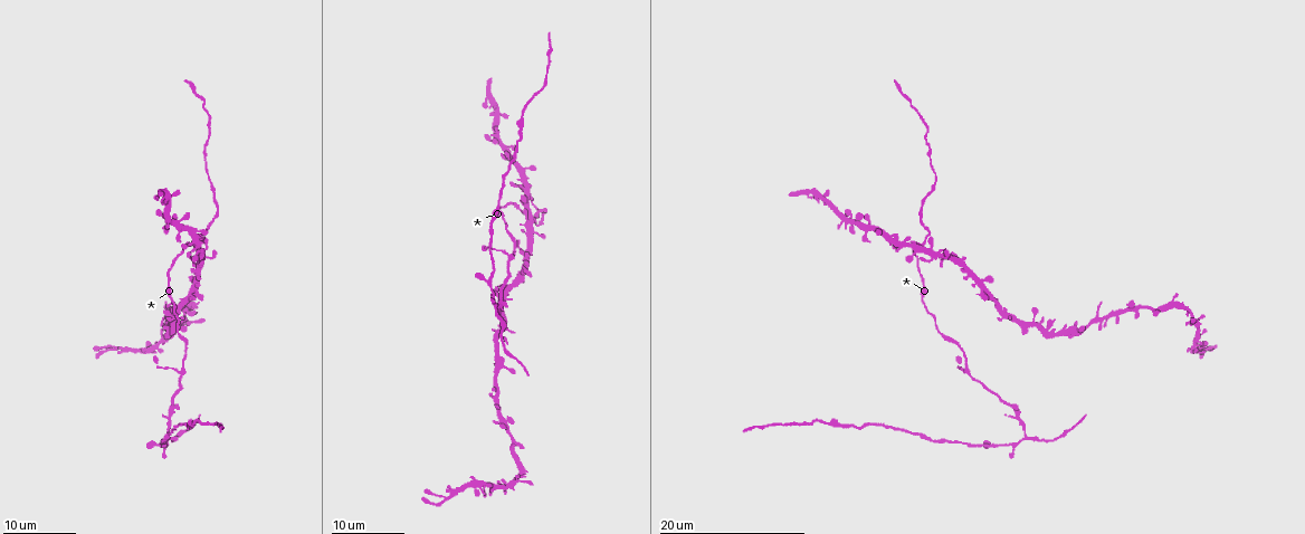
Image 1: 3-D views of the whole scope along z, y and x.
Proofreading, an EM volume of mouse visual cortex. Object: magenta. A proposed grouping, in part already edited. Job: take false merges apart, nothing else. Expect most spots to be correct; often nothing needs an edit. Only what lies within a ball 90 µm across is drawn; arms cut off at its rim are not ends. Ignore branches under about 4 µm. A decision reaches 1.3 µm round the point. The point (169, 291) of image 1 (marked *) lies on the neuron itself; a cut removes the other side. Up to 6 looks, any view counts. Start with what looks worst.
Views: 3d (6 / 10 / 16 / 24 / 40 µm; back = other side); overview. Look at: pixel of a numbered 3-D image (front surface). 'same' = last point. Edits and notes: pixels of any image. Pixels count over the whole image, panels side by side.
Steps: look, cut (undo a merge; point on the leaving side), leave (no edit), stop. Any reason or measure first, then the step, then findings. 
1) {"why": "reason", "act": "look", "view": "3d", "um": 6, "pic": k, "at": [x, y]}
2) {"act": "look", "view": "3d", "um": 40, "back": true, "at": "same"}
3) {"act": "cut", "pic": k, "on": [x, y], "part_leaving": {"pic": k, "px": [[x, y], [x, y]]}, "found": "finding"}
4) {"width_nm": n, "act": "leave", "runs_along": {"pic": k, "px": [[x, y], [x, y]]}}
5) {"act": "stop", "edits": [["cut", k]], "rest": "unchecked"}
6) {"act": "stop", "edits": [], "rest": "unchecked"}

{"why": "three-way junction", "act": "look", "view": "3d", "um": 16, "pic": 1, "at": [497, 316]}

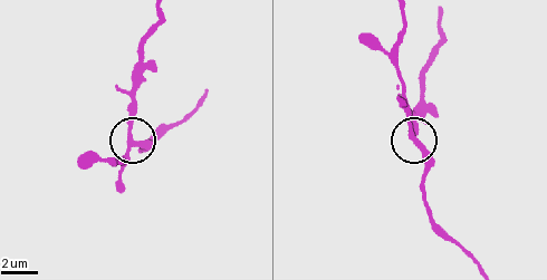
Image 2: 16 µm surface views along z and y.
{"act": "look", "view": "3d", "um": 10, "pic": 2, "at": [414, 135]}

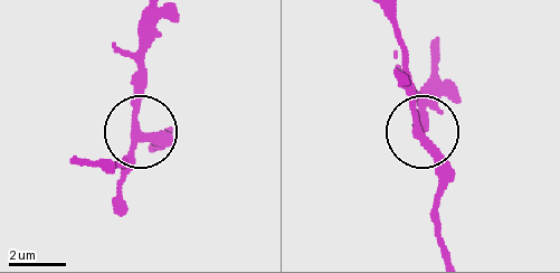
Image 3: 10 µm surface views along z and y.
{"arms": 3, "act": "leave", "runs_along": {"pic": 3, "px": [[437, 64], [415, 129], [437, 171], [437, 219]]}, "found": "continuous, no second neuron"}

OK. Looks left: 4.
{"act": "look", "view": "3d", "um": 24, "pic": 1, "at": [929, 249]}

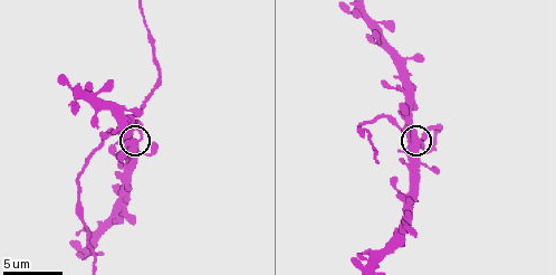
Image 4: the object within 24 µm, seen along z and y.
{"act": "look", "view": "3d", "um": 6, "pic": 4, "at": [138, 139]}

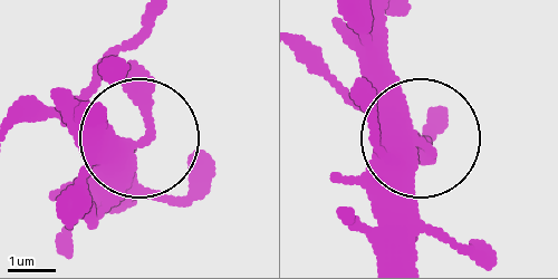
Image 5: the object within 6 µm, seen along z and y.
{"side_arm_um": 28, "act": "leave", "found": "all the same neuron"}

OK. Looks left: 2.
{"why": "arms part here", "act": "look", "view": "3d", "um": 16, "pic": 1, "at": [507, 255]}

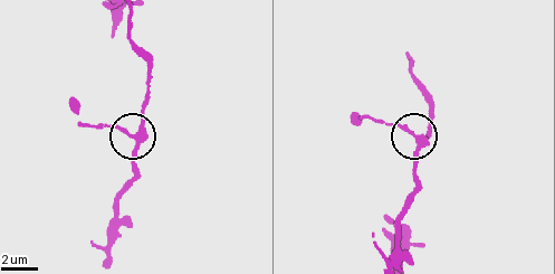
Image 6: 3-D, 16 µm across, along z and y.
{"why": "zoom in", "act": "look", "view": "3d", "um": 6, "pic": 6, "at": [417, 140]}

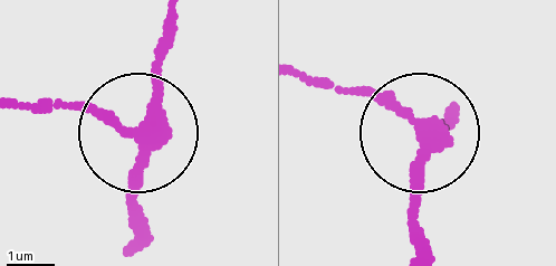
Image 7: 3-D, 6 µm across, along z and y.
{"act": "leave", "runs_along": {"pic": 7, "px": [[456, 107], [420, 127], [327, 79]]}, "found": "one neuron here"}

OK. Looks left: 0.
{"act": "stop", "edits": [], "rest": "unchecked"}

